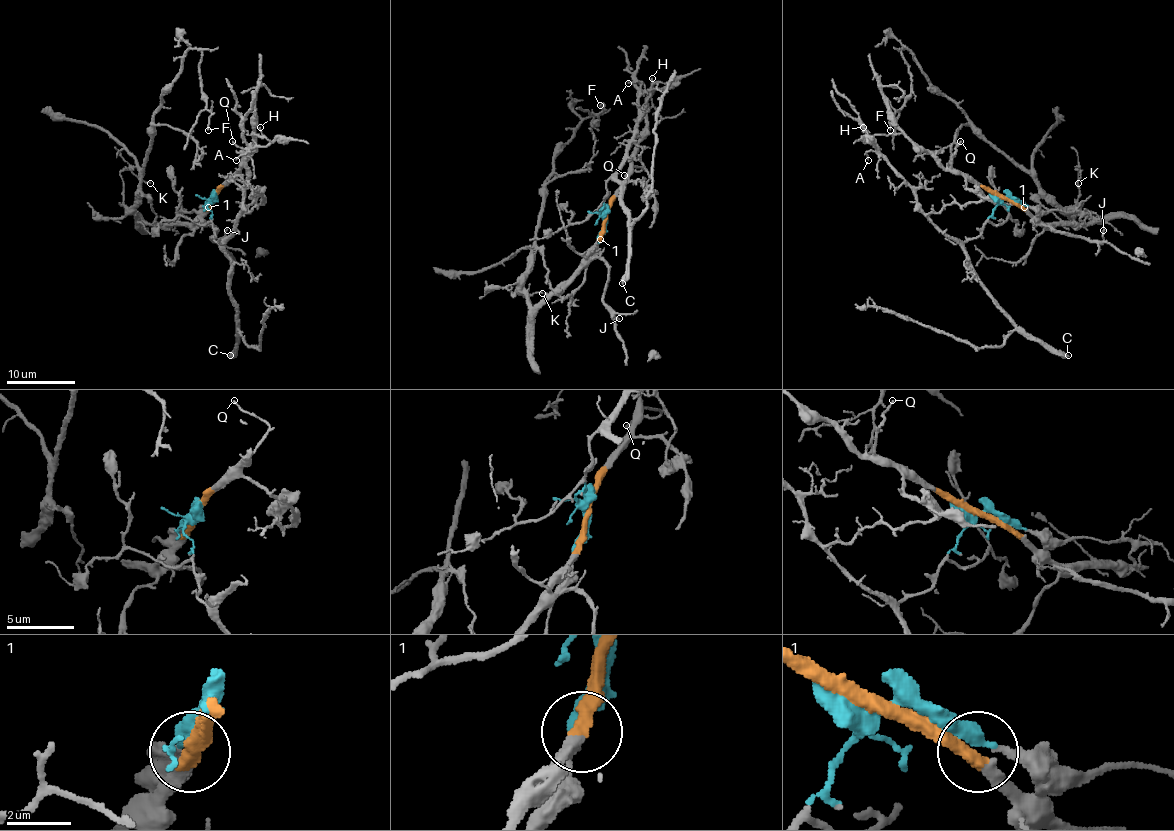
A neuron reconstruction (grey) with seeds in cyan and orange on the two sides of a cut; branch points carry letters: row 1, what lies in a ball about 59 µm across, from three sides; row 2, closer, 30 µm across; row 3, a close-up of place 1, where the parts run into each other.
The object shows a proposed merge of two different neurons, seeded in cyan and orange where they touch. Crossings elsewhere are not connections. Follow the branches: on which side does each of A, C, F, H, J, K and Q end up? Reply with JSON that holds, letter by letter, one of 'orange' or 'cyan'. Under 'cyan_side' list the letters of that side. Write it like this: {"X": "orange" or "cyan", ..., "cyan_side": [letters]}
{"A": "cyan", "C": "cyan", "F": "orange", "H": "orange", "J": "orange", "K": "orange", "Q": "orange", "cyan_side": ["A", "C"]}

